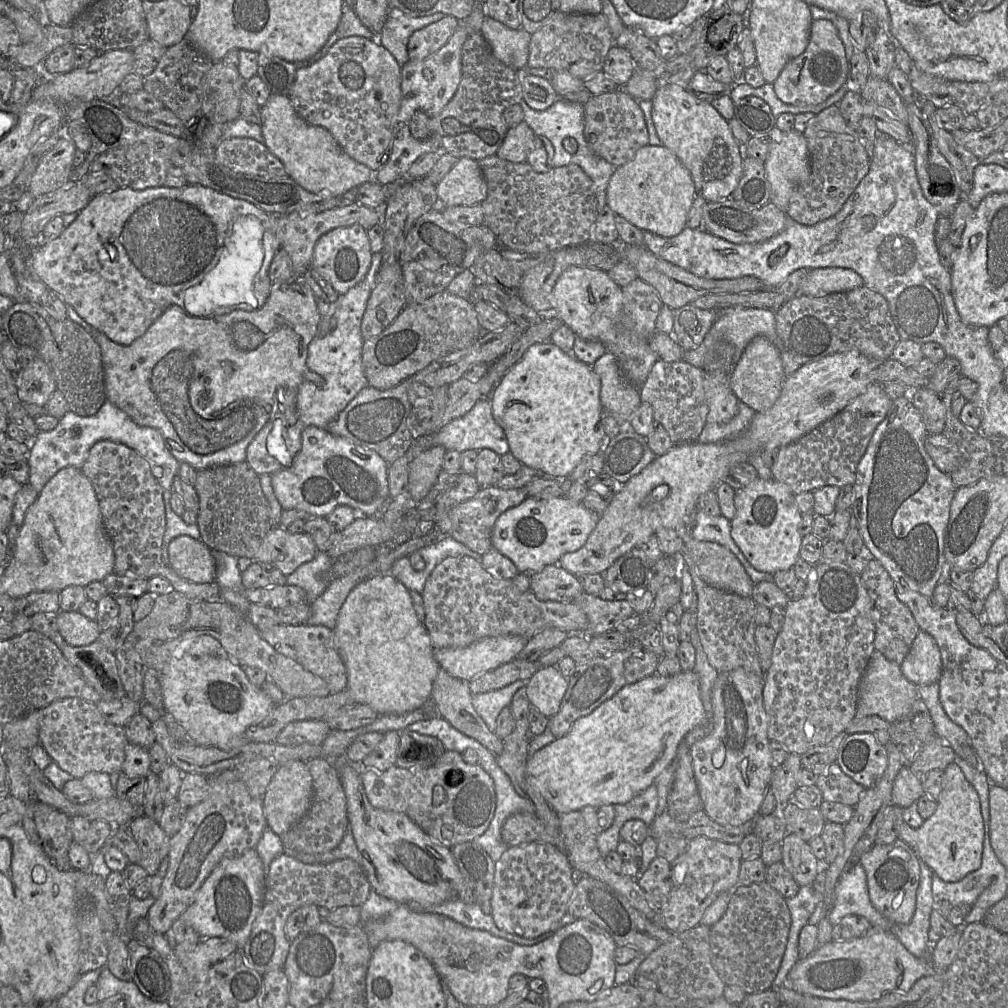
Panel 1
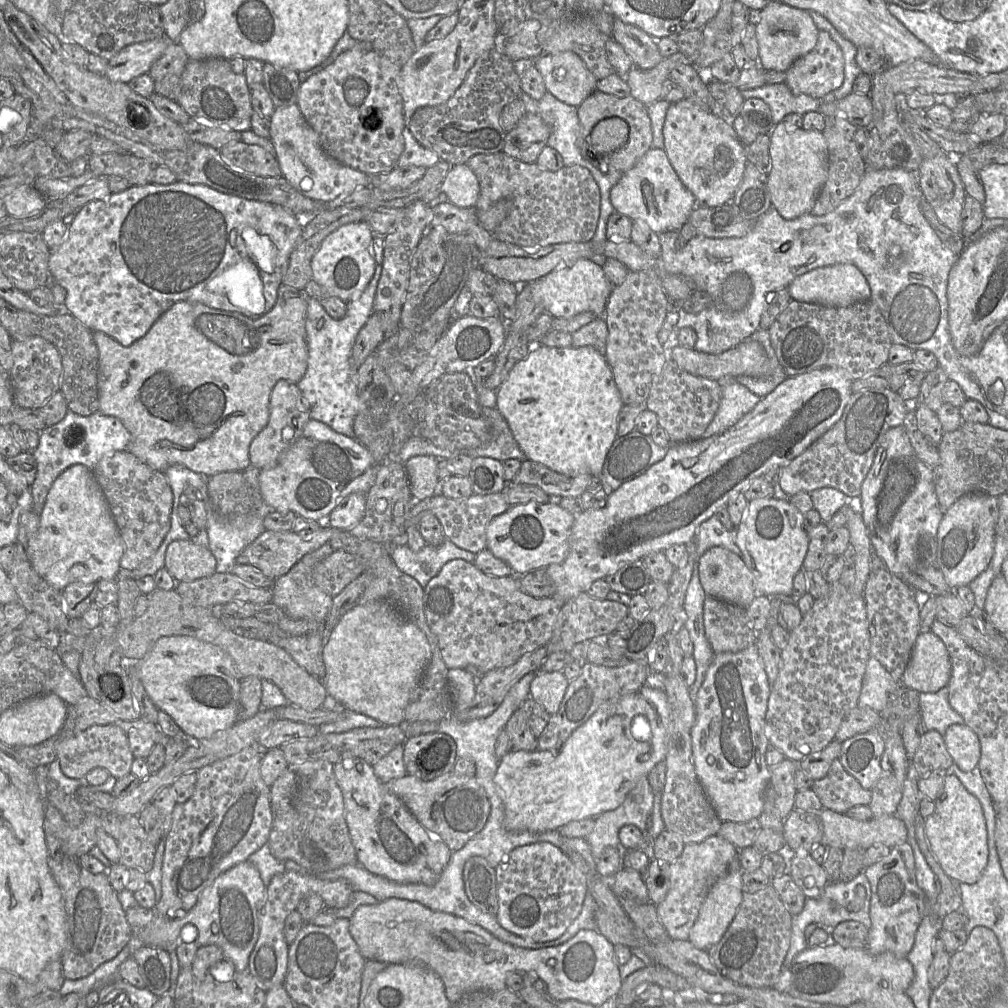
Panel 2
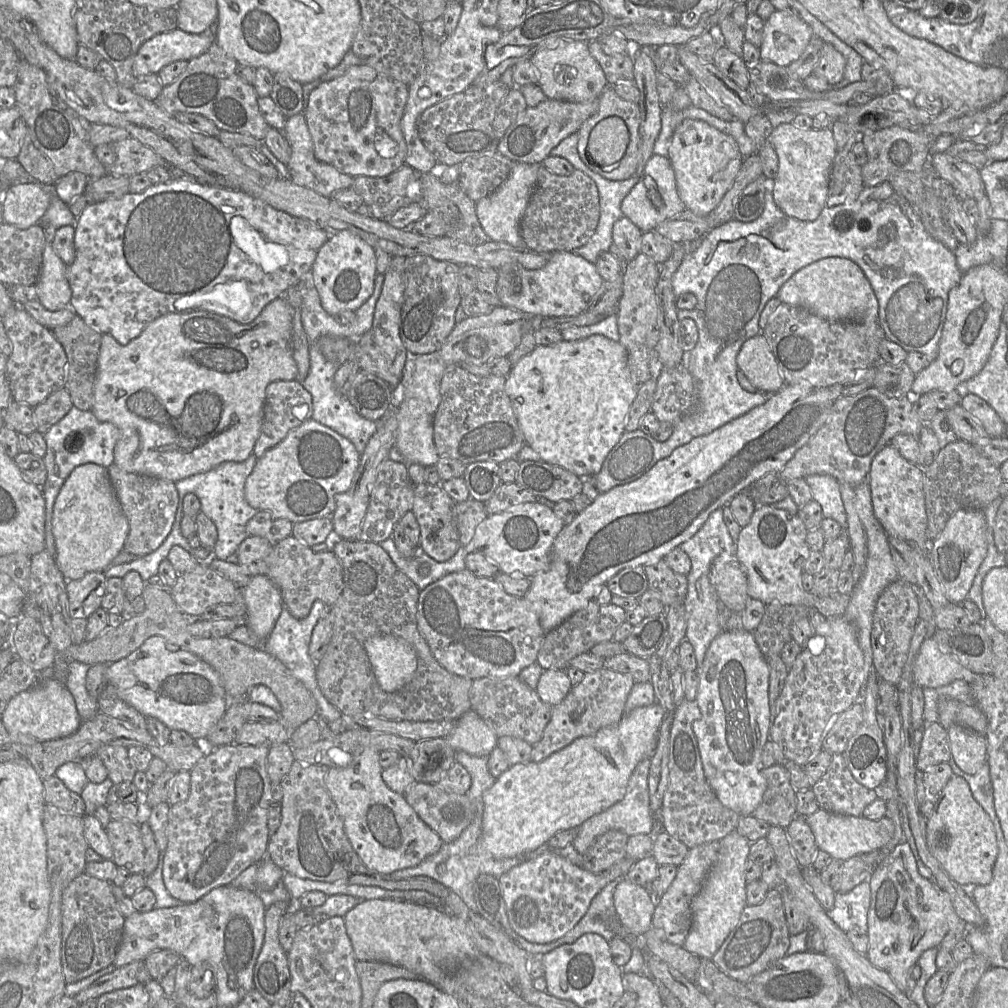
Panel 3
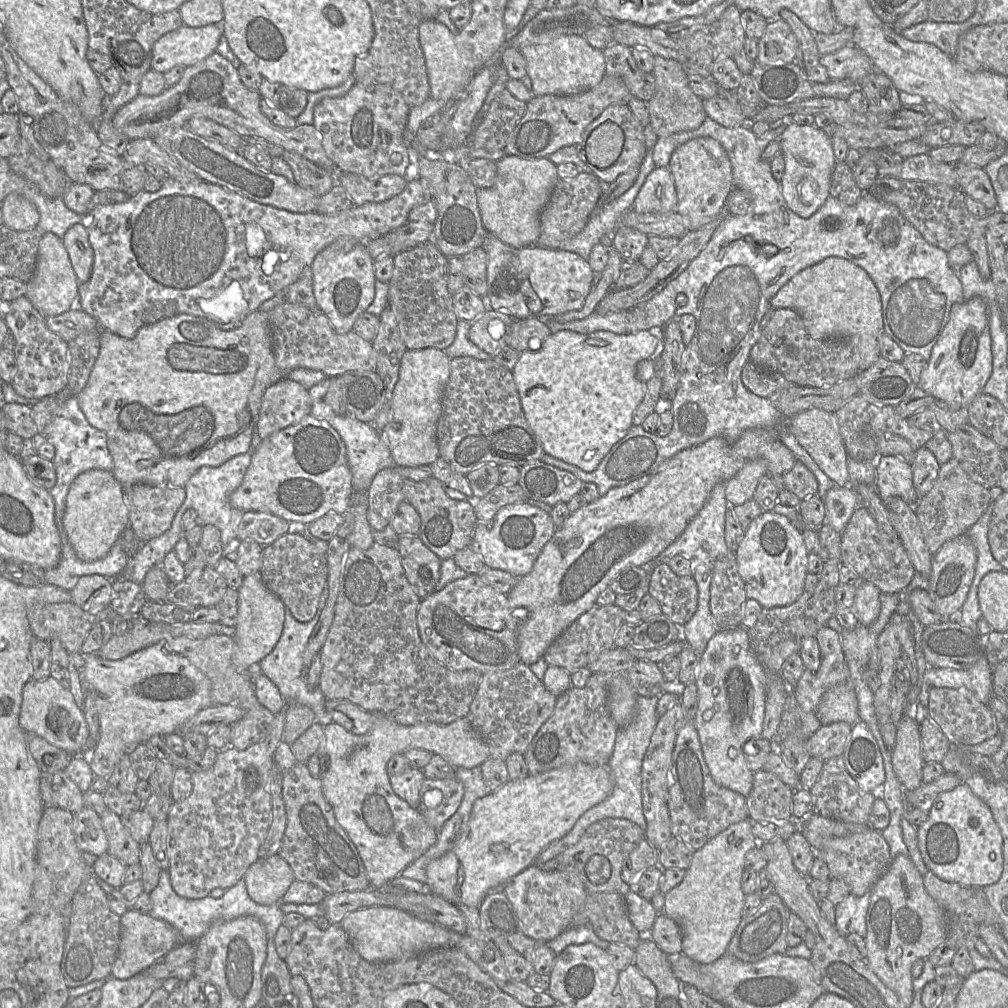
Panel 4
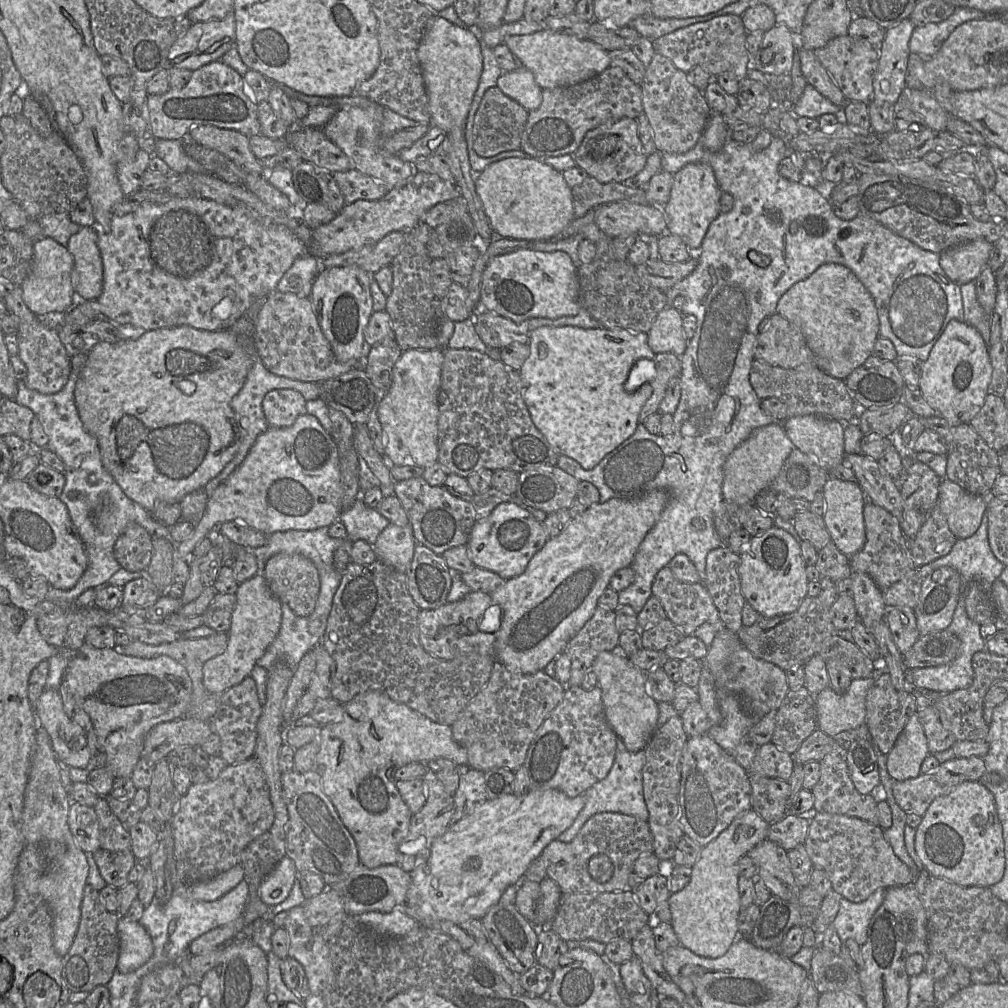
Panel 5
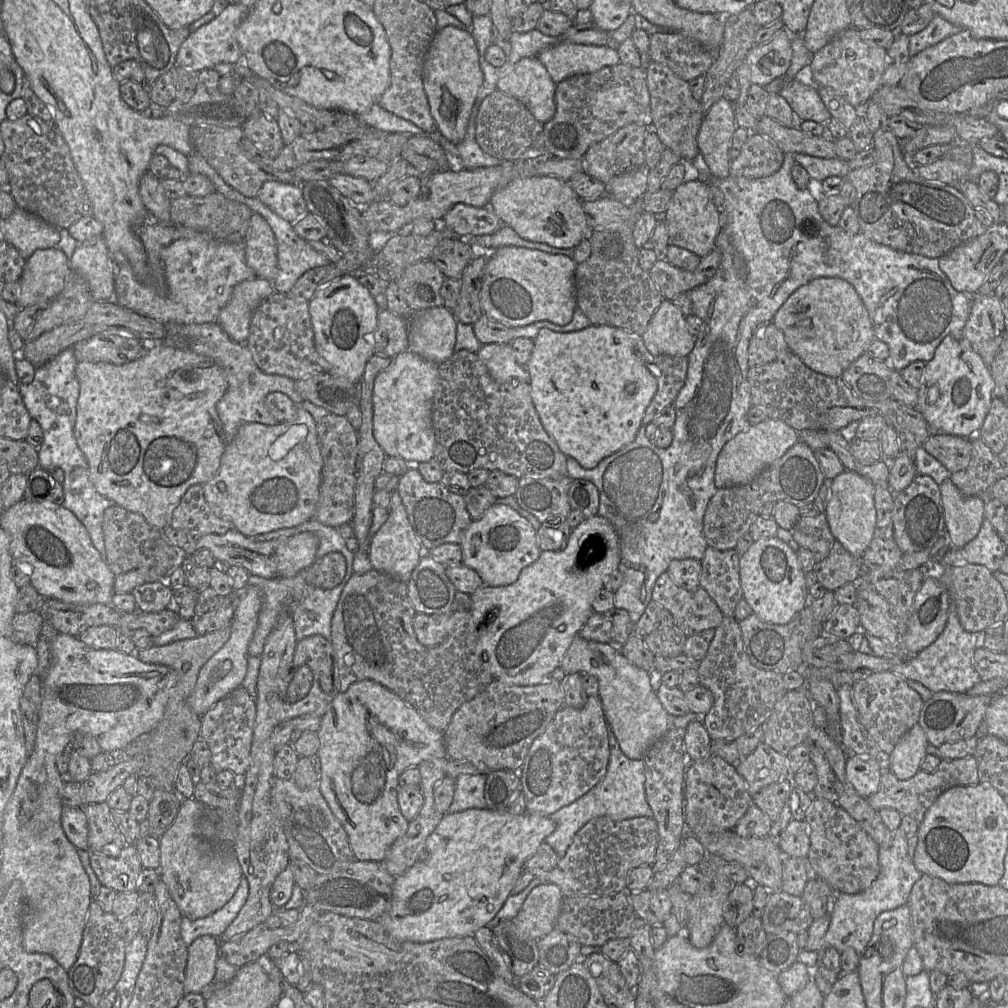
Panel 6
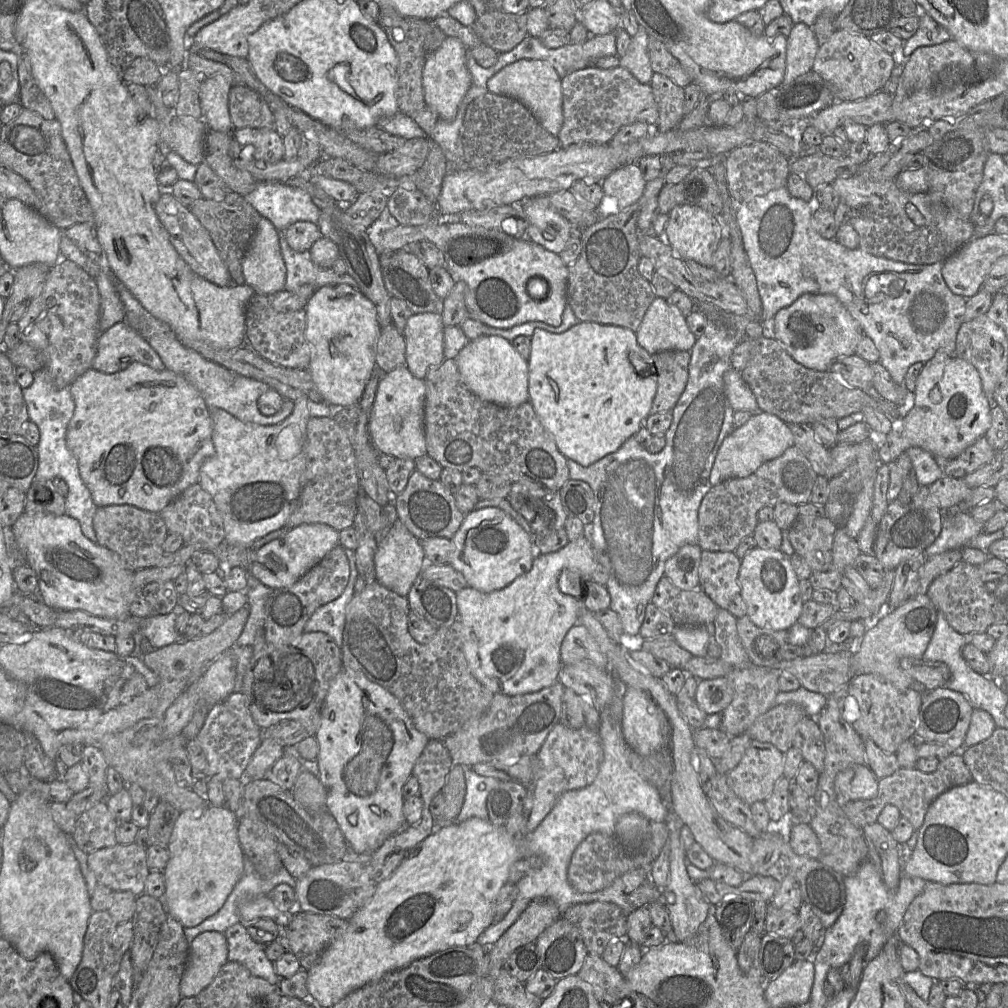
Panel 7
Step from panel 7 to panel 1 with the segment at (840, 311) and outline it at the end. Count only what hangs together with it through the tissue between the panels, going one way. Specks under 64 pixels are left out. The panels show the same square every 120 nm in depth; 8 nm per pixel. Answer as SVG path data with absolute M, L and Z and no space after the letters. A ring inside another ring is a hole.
M842 267L817 268L809 271L800 286L800 295L823 297L864 285L863 278L854 270Z

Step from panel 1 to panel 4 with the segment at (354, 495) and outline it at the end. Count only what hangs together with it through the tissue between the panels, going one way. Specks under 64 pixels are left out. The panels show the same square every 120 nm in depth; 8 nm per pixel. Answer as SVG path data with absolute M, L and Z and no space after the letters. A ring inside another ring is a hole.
M305 416L299 423L288 426L264 438L255 449L240 486L230 495L234 508L244 512L267 512L293 527L306 527L329 512L344 515L350 506L352 475L346 457L346 447L338 432L326 420Z

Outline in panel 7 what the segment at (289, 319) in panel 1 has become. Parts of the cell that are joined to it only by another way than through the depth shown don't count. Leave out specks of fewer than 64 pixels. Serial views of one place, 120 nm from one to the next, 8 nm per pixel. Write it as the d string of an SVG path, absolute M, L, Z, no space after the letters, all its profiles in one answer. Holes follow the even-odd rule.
M133 362L115 373L90 368L70 386L75 403L66 444L78 461L80 476L98 508L128 504L160 513L185 489L199 482L202 464L215 453L210 410L200 392L183 376Z

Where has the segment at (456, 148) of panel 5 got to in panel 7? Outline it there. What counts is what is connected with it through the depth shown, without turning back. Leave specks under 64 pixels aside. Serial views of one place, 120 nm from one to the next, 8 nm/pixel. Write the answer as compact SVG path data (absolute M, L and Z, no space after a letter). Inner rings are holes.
M446 37L438 49L426 57L422 71L422 88L426 106L433 109L439 119L453 120L471 85L471 75L466 64L466 47L456 37Z

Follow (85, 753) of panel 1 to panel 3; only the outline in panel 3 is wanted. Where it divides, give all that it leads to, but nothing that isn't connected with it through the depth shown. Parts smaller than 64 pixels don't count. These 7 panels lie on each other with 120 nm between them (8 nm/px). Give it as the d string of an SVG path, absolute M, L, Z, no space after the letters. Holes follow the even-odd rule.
M105 745L96 751L94 756L101 759L107 770L107 777L113 784L132 782L136 769L128 757L126 747Z

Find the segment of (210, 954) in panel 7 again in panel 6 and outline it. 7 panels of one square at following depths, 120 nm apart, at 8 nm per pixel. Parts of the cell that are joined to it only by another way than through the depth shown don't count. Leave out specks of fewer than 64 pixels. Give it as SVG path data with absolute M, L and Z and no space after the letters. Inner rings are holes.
M202 935L187 946L184 994L201 993L215 976L220 941L211 935Z

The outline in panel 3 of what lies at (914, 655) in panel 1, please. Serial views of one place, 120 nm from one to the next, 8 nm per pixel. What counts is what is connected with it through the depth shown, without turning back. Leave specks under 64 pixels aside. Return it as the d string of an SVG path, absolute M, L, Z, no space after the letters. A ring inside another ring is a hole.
M933 636L922 642L913 666L913 681L922 688L939 688L955 680L964 680L969 685L981 684L982 677L943 653Z

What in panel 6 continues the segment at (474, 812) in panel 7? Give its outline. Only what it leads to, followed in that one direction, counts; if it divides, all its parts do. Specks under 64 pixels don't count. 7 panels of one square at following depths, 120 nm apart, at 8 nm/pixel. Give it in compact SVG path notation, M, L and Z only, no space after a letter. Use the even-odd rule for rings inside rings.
M485 773L462 774L456 778L456 788L448 813L461 812L471 808L485 809Z

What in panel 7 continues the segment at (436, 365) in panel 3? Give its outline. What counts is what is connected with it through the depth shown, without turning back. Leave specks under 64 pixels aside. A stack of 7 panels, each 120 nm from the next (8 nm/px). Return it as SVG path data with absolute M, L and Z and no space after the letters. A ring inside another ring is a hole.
M406 366L386 373L379 381L369 416L368 432L380 454L413 460L427 454L424 436L425 395L425 379L414 377Z

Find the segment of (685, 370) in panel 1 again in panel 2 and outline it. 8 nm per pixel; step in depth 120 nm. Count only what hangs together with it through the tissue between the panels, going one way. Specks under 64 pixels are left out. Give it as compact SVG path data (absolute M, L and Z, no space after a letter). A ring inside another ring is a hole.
M668 358L654 378L644 407L654 412L667 433L671 444L700 439L719 407L721 382L694 376Z

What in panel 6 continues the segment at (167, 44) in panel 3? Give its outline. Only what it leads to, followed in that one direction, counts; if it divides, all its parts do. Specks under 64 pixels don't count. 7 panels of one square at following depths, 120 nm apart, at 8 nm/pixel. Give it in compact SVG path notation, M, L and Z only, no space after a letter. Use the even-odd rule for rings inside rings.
M231 3L210 22L191 32L179 47L175 65L194 71L213 68L220 63L234 65L243 56L236 38L236 31L249 9L245 5Z

